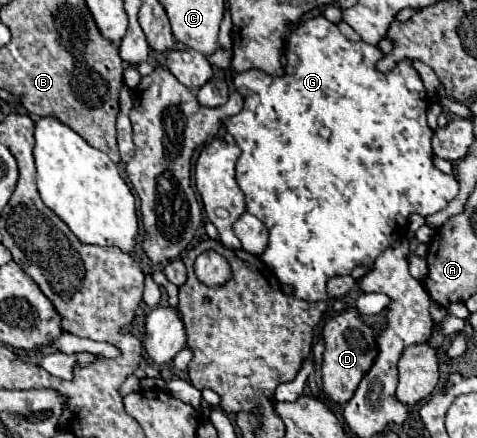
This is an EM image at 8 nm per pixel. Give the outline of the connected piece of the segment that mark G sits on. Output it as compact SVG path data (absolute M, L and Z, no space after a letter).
M324 16L306 20L298 24L290 38L286 48L286 74L284 76L270 76L262 70L246 70L234 76L234 88L244 98L244 108L240 114L226 120L226 130L234 136L236 144L240 146L242 154L236 162L236 180L240 190L246 196L246 210L260 218L270 232L270 244L268 250L262 254L264 264L276 274L276 278L282 284L294 286L294 296L314 302L314 300L326 300L326 282L334 276L350 274L356 266L372 268L376 256L384 252L392 242L404 238L408 216L412 212L418 212L420 216L430 216L438 210L442 210L458 192L458 180L454 174L444 174L434 166L434 152L432 152L432 136L434 130L426 122L426 110L428 110L428 94L422 84L420 74L412 66L412 60L400 60L390 72L380 72L376 64L384 58L384 54L378 50L378 46L366 44L362 40L352 42L348 40L334 22L328 22Z

